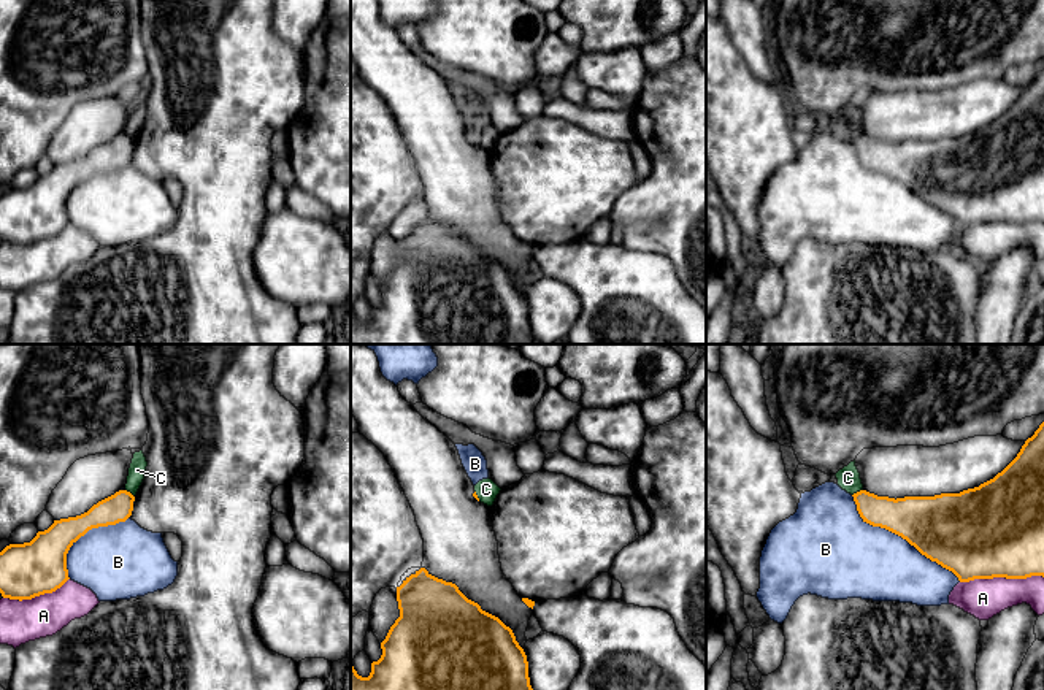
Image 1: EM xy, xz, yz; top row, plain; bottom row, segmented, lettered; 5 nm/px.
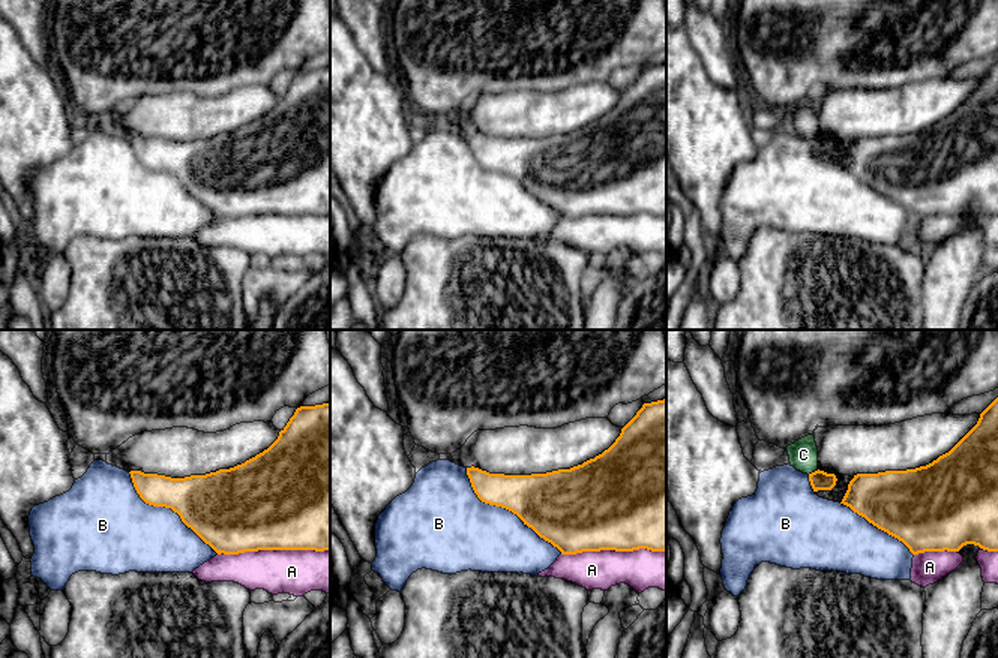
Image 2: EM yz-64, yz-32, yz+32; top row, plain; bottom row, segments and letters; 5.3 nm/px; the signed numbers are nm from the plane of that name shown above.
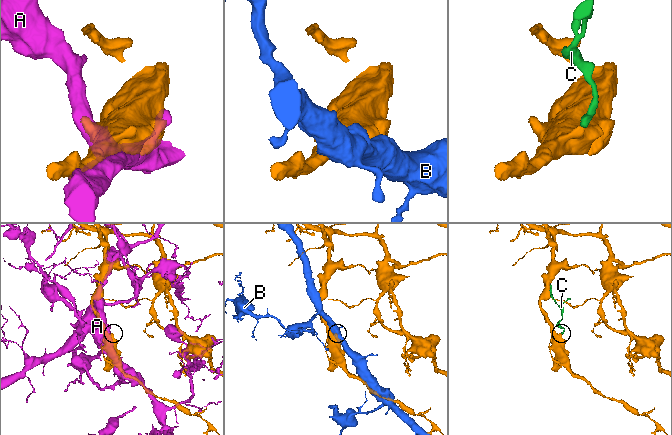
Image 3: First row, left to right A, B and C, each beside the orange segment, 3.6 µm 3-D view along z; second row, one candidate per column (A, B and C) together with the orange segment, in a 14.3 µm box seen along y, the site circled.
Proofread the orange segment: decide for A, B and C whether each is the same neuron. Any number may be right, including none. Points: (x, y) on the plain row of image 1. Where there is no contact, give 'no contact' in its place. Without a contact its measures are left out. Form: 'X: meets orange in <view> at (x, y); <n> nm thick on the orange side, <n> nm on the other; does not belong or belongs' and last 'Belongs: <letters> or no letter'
A: meets orange in yz at (1001, 221); 480 nm thick on the orange side, 200 nm on the other; does not belong
B: meets orange in yz at (900, 180); 360 nm thick on the orange side, 380 nm on the other; does not belong
C: meets orange in yz at (857, 137); 180 nm thick on the orange side, 110 nm on the other; does not belong
Belongs: no letter

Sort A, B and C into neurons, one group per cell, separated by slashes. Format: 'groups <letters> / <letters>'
groups A / B / C

